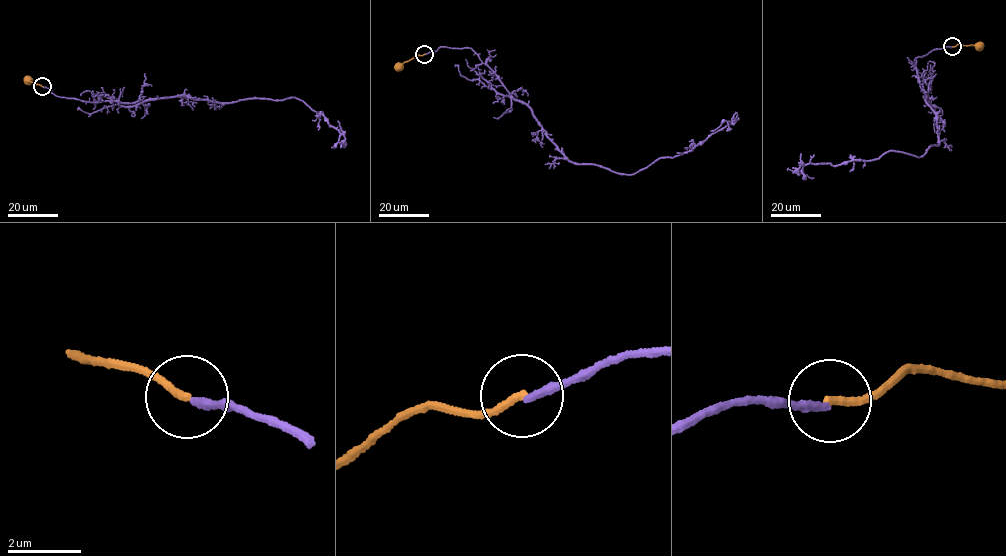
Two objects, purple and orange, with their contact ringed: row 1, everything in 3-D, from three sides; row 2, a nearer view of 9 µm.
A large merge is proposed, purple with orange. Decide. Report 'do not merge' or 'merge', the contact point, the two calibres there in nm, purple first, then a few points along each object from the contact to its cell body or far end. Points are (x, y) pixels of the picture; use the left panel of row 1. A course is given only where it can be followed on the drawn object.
do not merge; at (42, 86); 240 nm thick on the purple side, 200 nm on the other; purple runs (42, 86), (55, 95), (94, 102), (182, 95), (219, 103), (296, 98), (340, 133), (331, 147); orange runs (42, 86), (27, 80)

